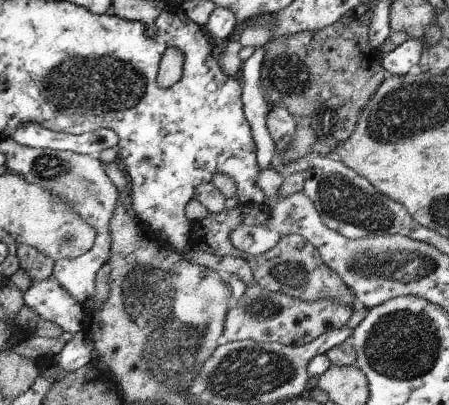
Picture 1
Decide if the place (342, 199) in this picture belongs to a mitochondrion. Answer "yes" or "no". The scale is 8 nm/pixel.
yes

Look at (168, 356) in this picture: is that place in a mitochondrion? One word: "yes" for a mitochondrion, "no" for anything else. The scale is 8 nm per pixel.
yes

